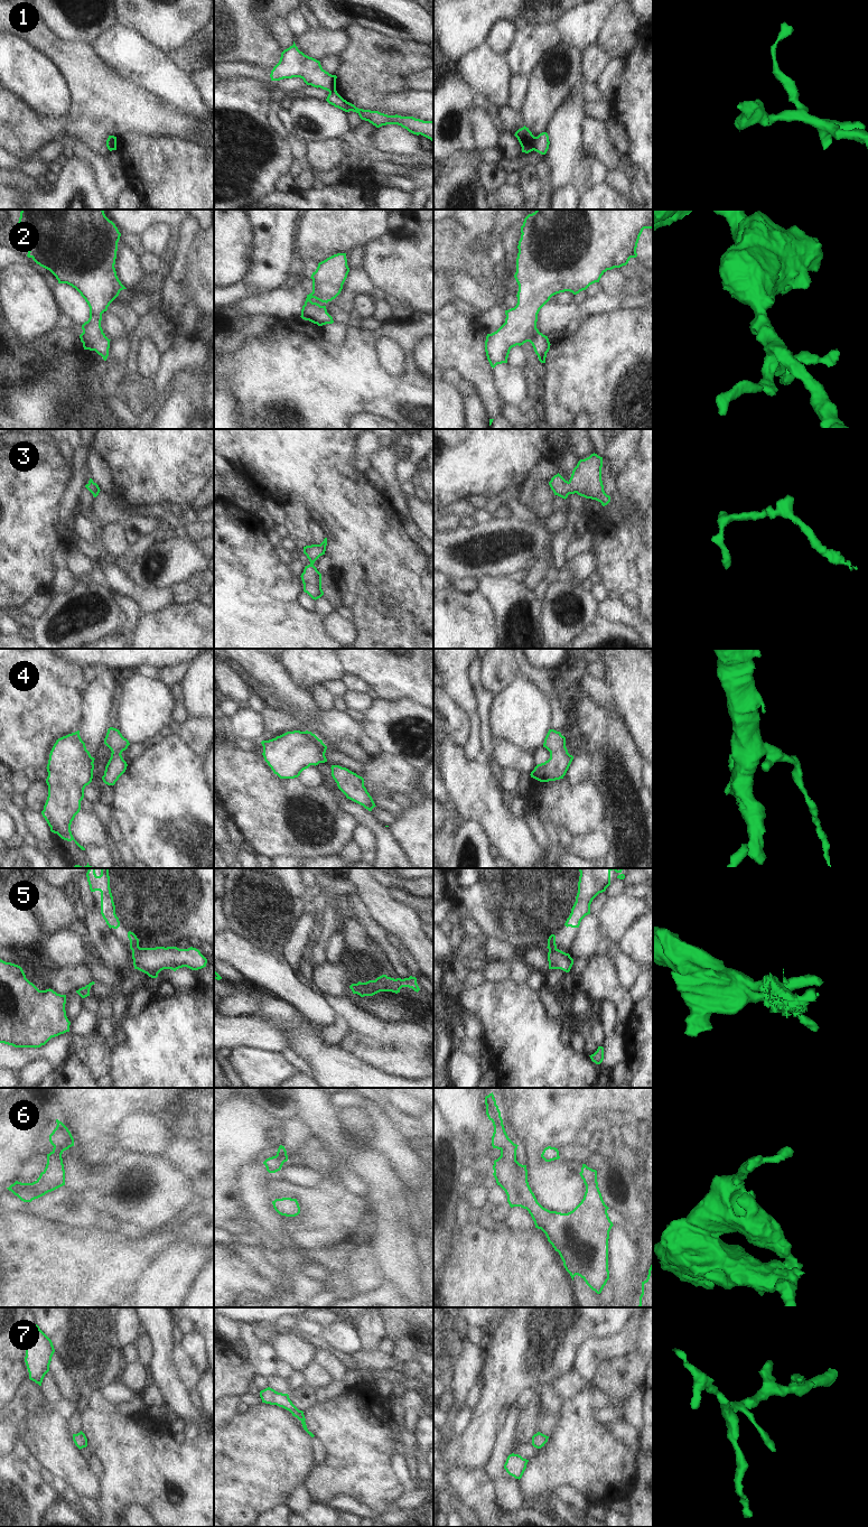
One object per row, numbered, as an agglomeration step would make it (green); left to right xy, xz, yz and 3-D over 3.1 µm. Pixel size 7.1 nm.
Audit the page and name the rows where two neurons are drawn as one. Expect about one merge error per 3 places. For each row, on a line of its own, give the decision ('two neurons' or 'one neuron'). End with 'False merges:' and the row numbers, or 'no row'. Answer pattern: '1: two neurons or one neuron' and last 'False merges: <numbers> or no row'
1: two neurons
2: one neuron
3: one neuron
4: one neuron
5: two neurons
6: one neuron
7: one neuron
False merges: 1, 5

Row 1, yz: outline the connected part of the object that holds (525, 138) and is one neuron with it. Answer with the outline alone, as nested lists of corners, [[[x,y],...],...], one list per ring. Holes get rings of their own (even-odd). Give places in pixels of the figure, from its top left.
[[[525,125],[521,129],[519,129],[515,134],[514,134],[521,147],[522,147],[522,152],[529,153],[533,151],[533,141],[534,141],[534,136],[532,132],[526,128]]]

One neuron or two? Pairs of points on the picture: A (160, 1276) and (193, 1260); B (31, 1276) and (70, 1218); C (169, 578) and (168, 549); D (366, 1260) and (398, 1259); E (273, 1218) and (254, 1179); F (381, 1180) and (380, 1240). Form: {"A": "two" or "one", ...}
{"A": "one", "B": "two", "C": "one", "D": "two", "E": "one", "F": "one"}

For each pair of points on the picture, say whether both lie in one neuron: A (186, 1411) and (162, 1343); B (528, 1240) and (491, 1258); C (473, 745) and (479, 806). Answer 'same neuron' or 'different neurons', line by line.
A: same neuron
B: same neuron
C: different neurons

